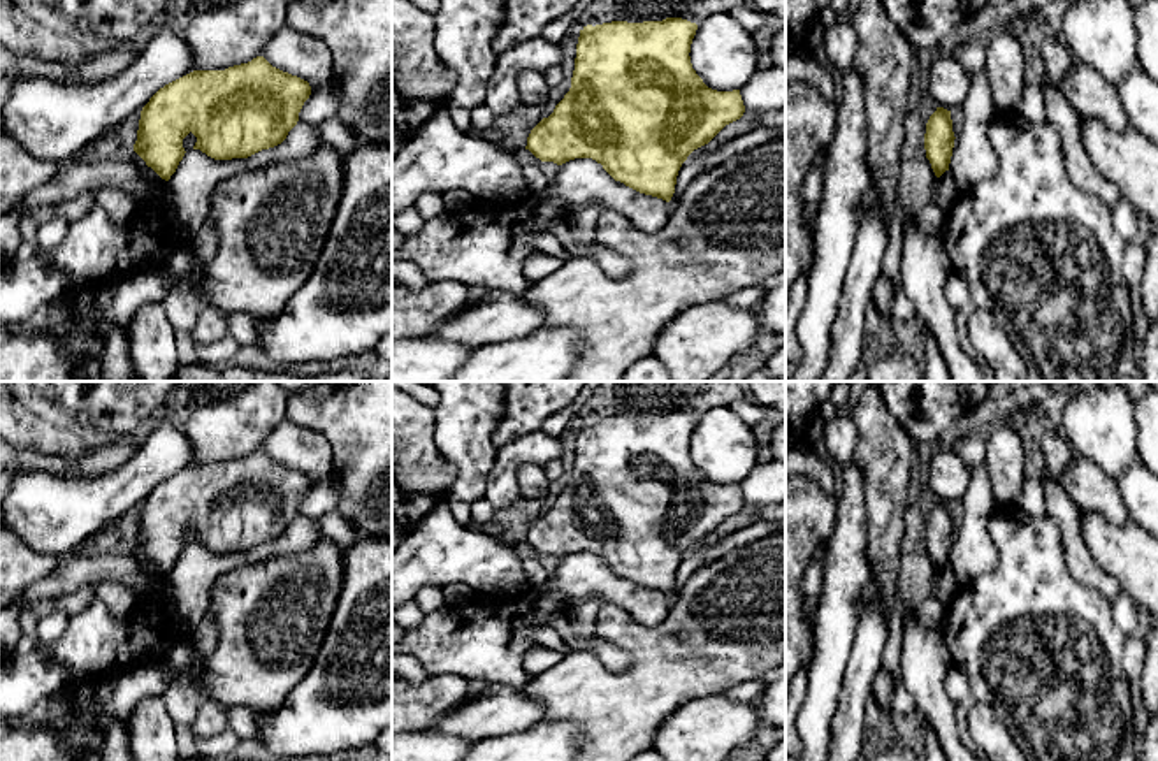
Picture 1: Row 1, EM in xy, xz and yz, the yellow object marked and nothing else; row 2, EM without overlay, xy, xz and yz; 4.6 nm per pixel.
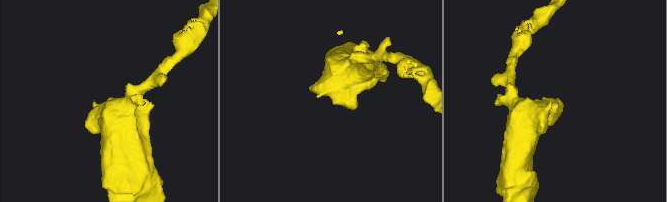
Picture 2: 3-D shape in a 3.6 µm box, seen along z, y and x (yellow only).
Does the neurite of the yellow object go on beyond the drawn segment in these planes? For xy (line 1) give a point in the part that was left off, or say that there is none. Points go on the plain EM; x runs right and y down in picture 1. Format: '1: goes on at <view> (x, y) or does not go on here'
1: does not go on here

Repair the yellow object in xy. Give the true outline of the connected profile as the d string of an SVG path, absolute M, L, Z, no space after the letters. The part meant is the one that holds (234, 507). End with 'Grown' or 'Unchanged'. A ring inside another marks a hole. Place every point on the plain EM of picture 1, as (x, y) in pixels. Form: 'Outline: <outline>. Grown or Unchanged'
Outline: M264 450L225 464L193 464L160 482L142 501L134 545L165 575L183 554L183 533L190 525L197 531L193 543L214 554L248 552L286 533L309 489L308 475L272 460Z. Unchanged

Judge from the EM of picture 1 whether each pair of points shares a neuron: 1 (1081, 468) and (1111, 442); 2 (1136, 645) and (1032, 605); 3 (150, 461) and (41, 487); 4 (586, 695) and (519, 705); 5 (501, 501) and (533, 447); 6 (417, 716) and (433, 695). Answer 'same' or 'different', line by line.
1: different
2: different
3: same
4: different
5: same
6: same

